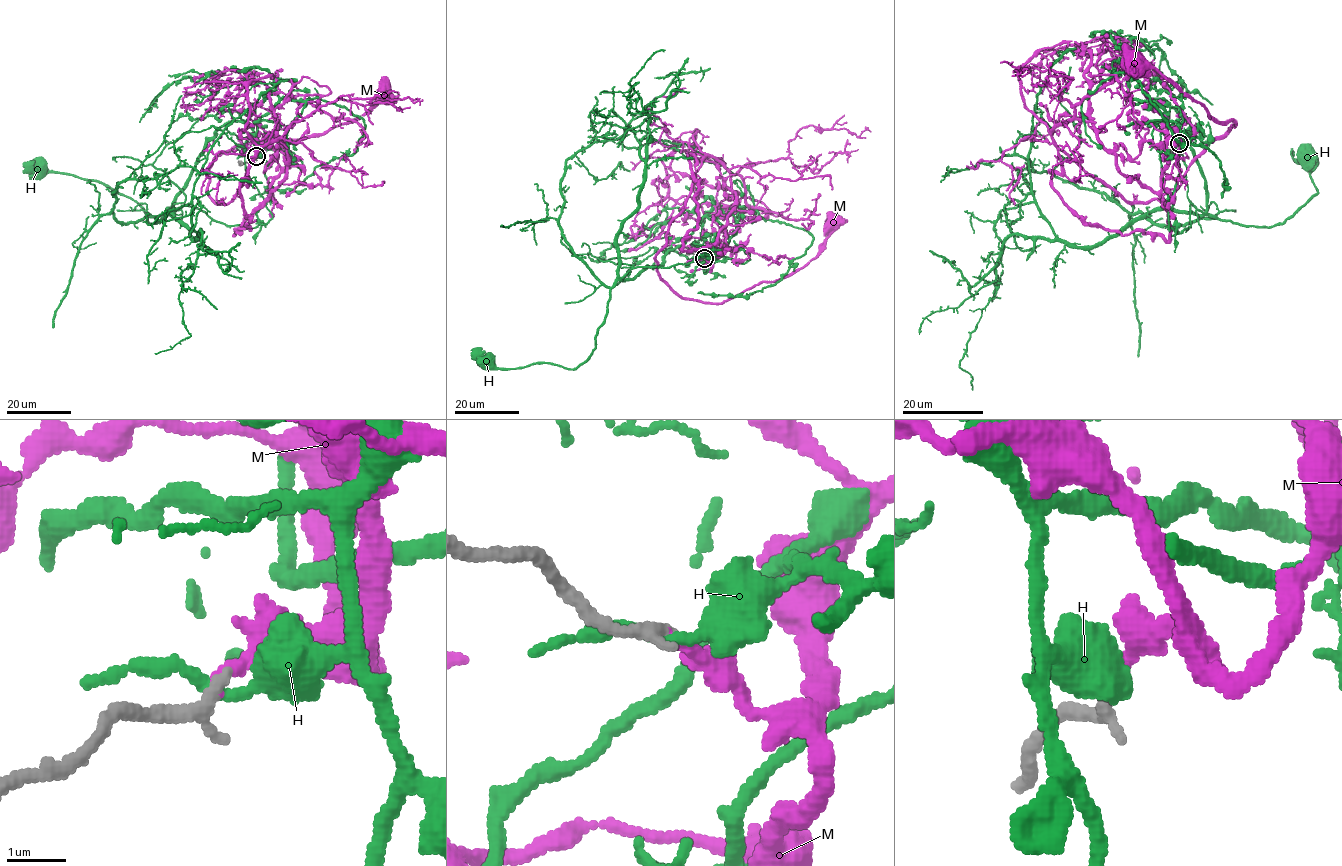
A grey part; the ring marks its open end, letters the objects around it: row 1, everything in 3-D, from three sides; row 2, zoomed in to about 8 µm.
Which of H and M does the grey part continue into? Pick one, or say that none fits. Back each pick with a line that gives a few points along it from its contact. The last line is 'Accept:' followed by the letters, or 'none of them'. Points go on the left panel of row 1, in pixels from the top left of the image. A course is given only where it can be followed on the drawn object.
M: it runs (256, 157), (288, 160), (278, 186), (282, 137), (217, 203), (216, 157), (323, 135), (385, 93)
Accept: M

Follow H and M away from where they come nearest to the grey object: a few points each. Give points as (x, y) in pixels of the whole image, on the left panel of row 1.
H: (256, 157), (279, 124), (229, 121), (205, 145), (173, 210), (151, 224), (134, 200), (100, 182), (39, 170)
M: (256, 157), (288, 160), (278, 186), (282, 137), (217, 203), (216, 157), (323, 135), (385, 93)

